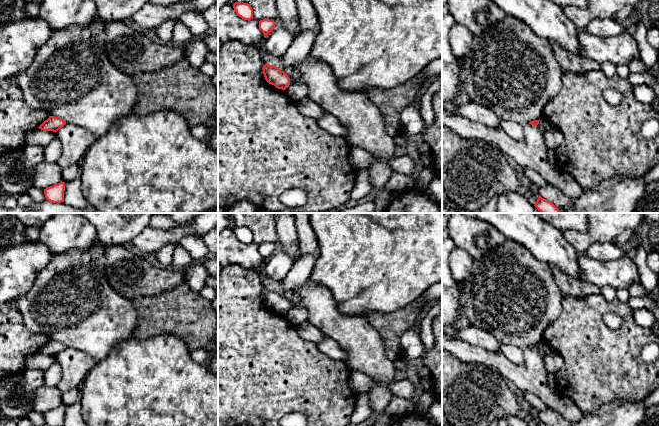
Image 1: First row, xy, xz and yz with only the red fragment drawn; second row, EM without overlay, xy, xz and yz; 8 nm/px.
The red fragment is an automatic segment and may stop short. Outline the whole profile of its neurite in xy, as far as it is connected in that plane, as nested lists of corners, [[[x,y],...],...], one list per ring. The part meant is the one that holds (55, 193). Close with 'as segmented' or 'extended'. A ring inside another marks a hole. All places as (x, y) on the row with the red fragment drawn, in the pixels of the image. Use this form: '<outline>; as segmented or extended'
[[[60,182],[53,186],[50,186],[44,189],[44,194],[46,200],[53,203],[61,203],[64,202],[64,191],[65,191],[65,183]]]; as segmented

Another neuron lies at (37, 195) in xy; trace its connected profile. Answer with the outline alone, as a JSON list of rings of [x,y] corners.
[[[32,187],[28,190],[27,195],[33,200],[34,203],[43,202],[45,198],[44,189]]]

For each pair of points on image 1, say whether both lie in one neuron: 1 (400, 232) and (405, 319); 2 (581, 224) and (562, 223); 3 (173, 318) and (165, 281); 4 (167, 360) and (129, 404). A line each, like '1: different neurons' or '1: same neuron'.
1: different neurons
2: same neuron
3: different neurons
4: same neuron

